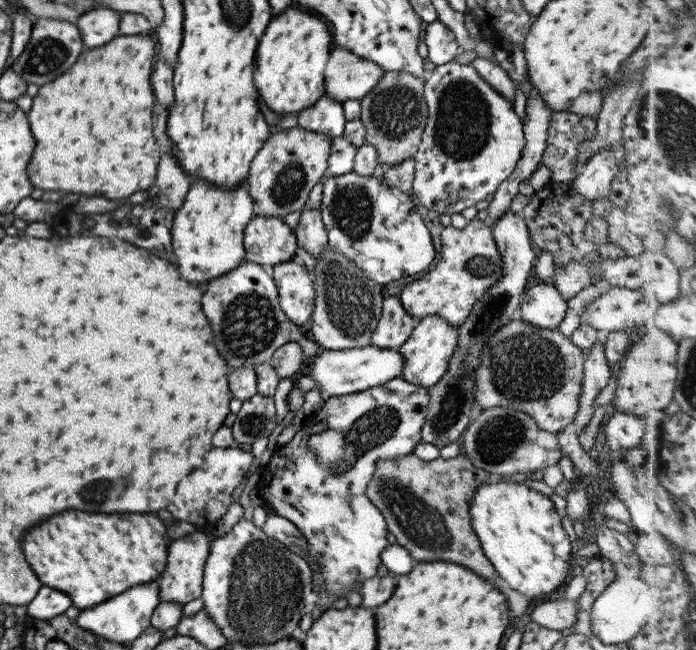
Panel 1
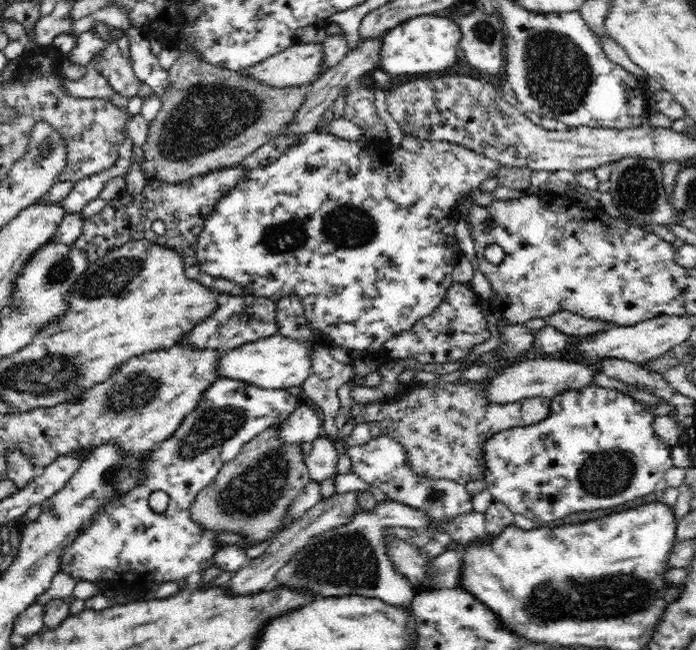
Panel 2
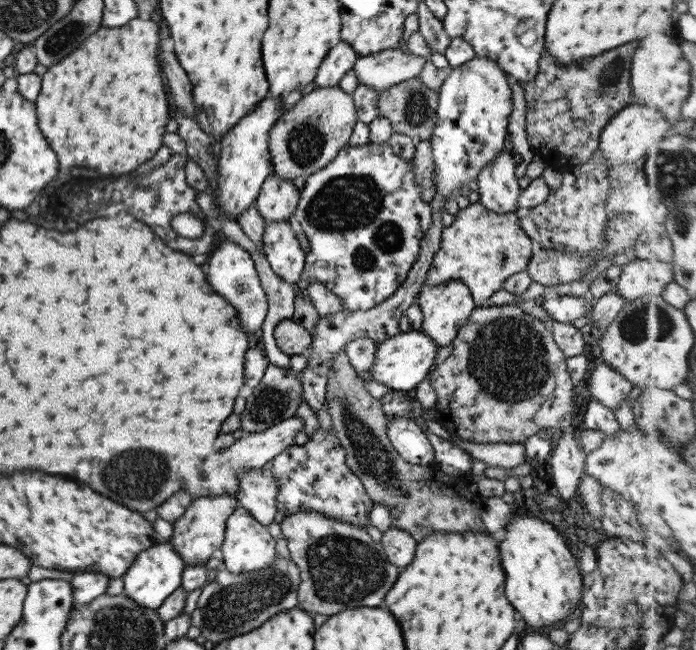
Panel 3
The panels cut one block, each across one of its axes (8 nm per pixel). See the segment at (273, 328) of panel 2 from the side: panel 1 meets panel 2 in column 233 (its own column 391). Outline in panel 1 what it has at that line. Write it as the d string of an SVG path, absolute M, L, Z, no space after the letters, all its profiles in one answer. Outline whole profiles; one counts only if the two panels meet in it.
M385 295L380 317L371 333L370 345L397 350L416 324L417 320L403 310L396 295Z

